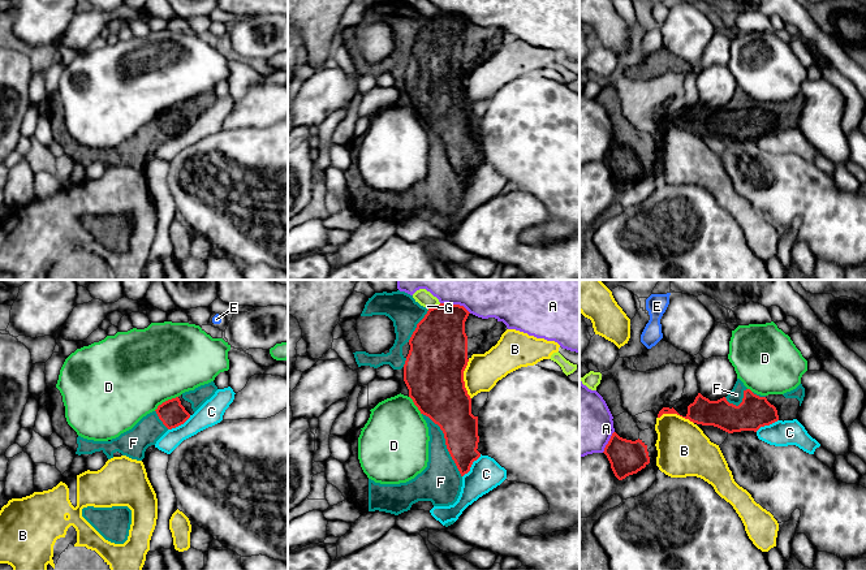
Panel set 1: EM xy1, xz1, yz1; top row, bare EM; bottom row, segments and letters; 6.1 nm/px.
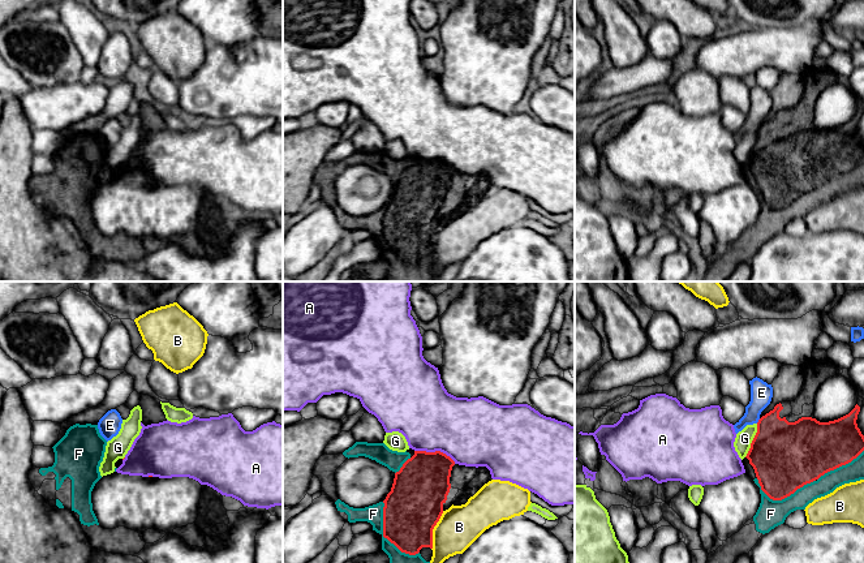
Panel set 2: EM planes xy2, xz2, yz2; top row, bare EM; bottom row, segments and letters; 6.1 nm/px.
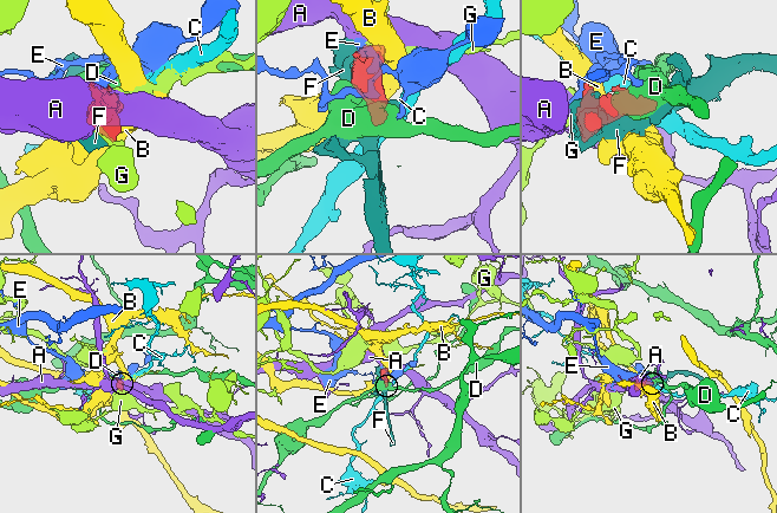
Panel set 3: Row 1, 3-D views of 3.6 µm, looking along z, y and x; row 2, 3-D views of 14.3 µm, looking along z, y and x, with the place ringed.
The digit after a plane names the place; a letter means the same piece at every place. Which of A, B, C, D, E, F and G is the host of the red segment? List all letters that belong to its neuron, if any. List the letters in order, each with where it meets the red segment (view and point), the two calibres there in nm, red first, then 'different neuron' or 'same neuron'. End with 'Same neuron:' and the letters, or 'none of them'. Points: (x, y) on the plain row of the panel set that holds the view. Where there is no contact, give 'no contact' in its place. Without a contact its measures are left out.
A: contact xz2 (435, 159); calibres 340 and 400 nm; different neuron
B: contact xz1 (462, 87); calibres 360 and 220 nm; different neuron
C: contact xz1 (470, 175); calibres 220 and 200 nm; different neuron
D: contact xy1 (166, 109); calibres 160 and 500 nm; different neuron
E: contact yz2 (759, 129); calibres 400 and 140 nm; different neuron
F: contact xz2 (383, 244); calibres 360 and 180 nm; same neuron
G: contact yz2 (752, 149); calibres 420 and 100 nm; different neuron
Same neuron: F

